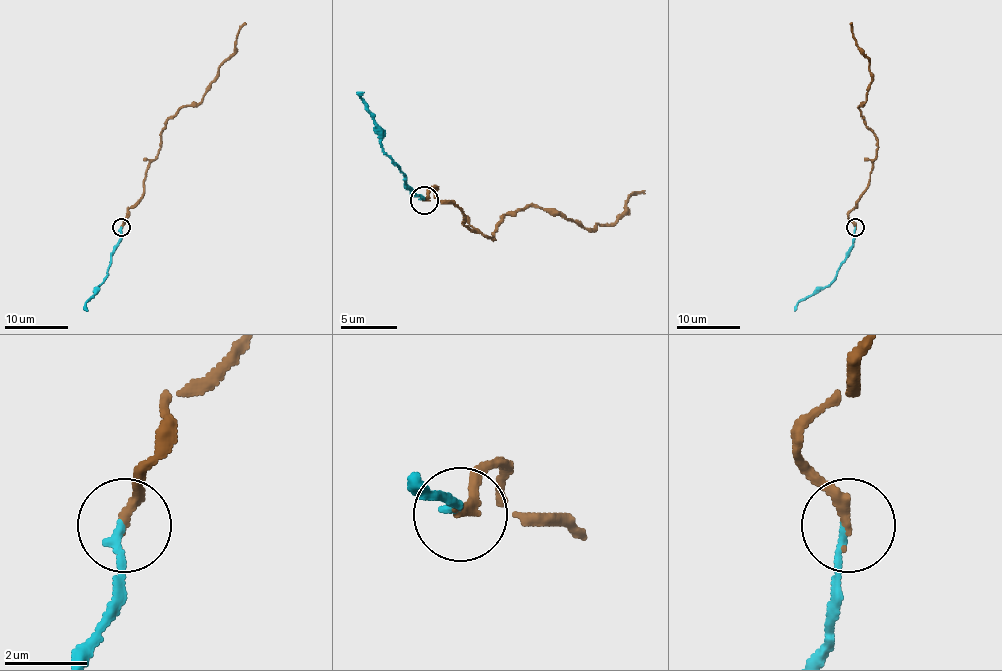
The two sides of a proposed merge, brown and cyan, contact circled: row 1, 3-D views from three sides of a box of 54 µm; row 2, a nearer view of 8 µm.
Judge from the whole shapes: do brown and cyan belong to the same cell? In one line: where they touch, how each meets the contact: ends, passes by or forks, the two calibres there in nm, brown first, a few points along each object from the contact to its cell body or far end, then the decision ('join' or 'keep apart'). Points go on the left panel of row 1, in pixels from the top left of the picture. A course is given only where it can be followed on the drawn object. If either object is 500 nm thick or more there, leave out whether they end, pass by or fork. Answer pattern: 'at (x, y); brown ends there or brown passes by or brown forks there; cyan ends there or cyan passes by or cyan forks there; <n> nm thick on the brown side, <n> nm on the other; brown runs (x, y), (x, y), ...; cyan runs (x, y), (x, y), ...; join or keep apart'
at (121, 227); brown ends there; cyan ends there; 260 nm thick on the brown side, 190 nm on the other; brown runs (121, 228), (143, 193), (146, 168), (157, 155), (167, 120), (202, 100), (218, 68), (235, 51), (244, 22); cyan runs (121, 228), (121, 240), (111, 256), (107, 277), (97, 286), (85, 310); join

